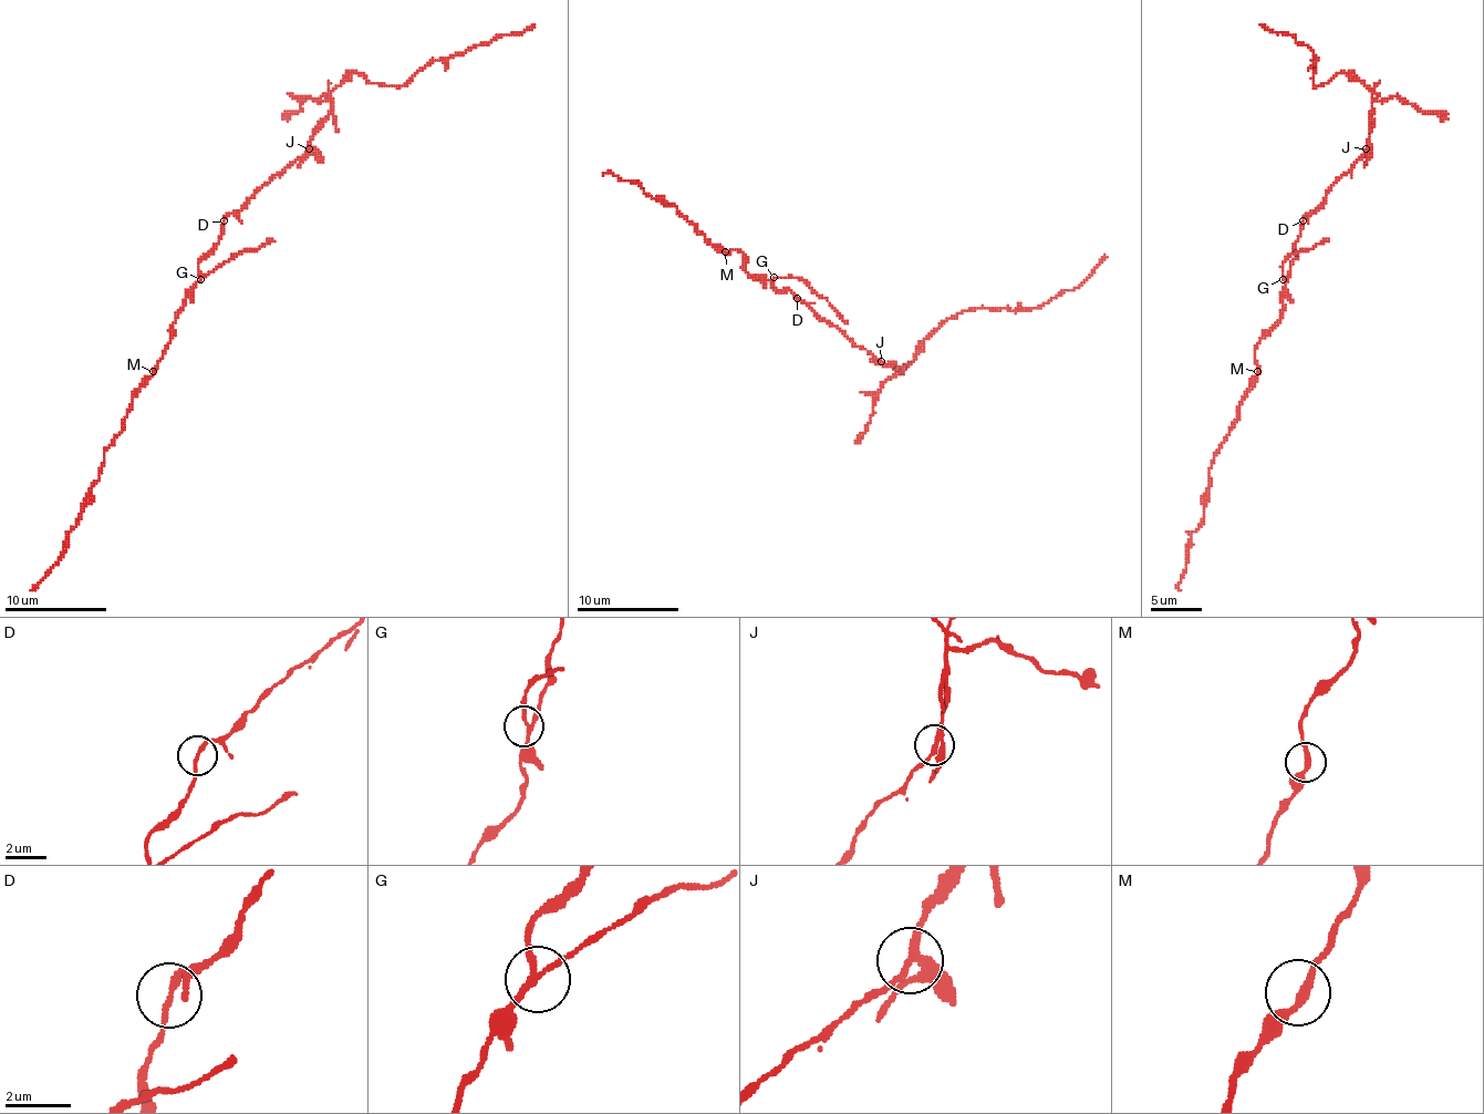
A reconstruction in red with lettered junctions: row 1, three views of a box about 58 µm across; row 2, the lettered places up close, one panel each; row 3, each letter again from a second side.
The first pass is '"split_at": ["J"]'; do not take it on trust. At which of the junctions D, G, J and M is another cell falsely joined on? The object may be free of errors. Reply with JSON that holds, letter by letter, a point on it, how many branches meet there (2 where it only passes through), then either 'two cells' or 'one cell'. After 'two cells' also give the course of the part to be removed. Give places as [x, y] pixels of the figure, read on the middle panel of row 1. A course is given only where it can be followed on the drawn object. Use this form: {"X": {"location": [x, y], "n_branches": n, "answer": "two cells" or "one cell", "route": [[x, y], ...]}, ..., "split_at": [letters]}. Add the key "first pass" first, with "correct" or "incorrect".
{"first pass": "correct", "D": {"location": [797, 298], "n_branches": 2, "answer": "one cell"}, "G": {"location": [774, 277], "n_branches": 3, "answer": "one cell"}, "J": {"location": [881, 361], "n_branches": 3, "answer": "two cells", "route": [[881, 361], [903, 367], [913, 359], [926, 339], [964, 310], [1038, 308], [1077, 288], [1104, 255]]}, "M": {"location": [725, 251], "n_branches": 2, "answer": "one cell"}, "split_at": ["J"]}

